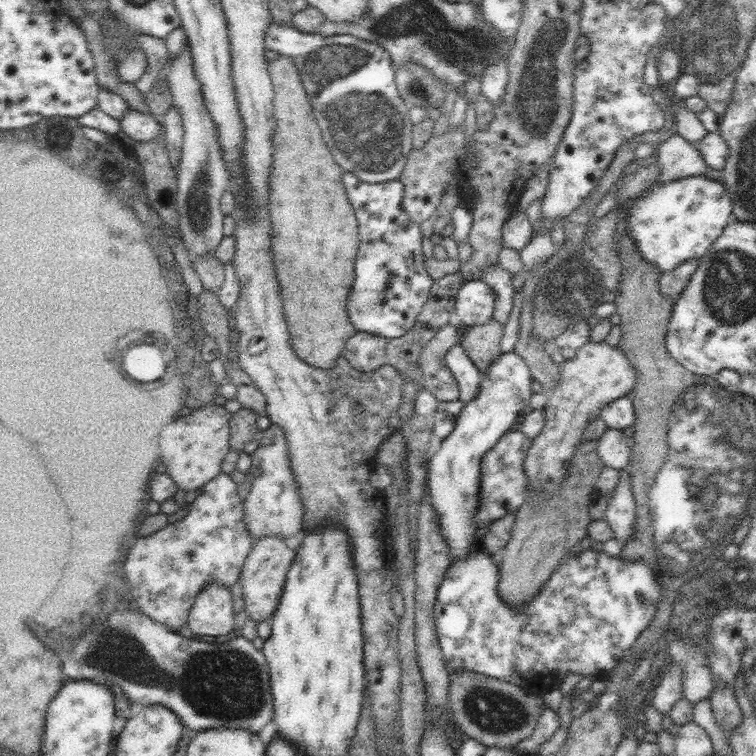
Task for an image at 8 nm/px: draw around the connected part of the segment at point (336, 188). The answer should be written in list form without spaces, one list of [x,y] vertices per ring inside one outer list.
[[[278,53],[278,57],[267,65],[273,84],[273,115],[276,119],[274,164],[270,174],[268,202],[270,223],[274,230],[271,236],[272,260],[295,353],[304,362],[329,370],[342,355],[346,341],[357,331],[349,321],[346,303],[354,280],[354,260],[360,242],[358,219],[354,216],[354,210],[342,186],[342,170],[326,148],[320,128],[312,116],[312,106],[308,102],[307,92],[294,61],[291,56]]]

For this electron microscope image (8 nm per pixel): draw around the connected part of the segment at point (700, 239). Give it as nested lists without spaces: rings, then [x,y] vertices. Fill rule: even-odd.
[[[704,175],[656,186],[642,198],[630,199],[618,210],[628,213],[621,221],[628,222],[627,232],[633,236],[643,259],[661,274],[676,269],[685,260],[704,256],[733,219],[734,212],[732,198],[724,183],[708,180]]]

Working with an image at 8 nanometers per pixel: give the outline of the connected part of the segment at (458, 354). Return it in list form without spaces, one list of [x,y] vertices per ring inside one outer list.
[[[458,342],[446,353],[445,363],[457,380],[459,399],[465,405],[481,390],[483,374],[478,370],[478,367],[472,360],[470,360],[461,343]]]

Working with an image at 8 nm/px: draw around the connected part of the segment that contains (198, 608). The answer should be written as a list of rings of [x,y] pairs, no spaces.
[[[211,580],[199,593],[188,614],[188,628],[196,634],[224,636],[235,629],[229,588]]]

